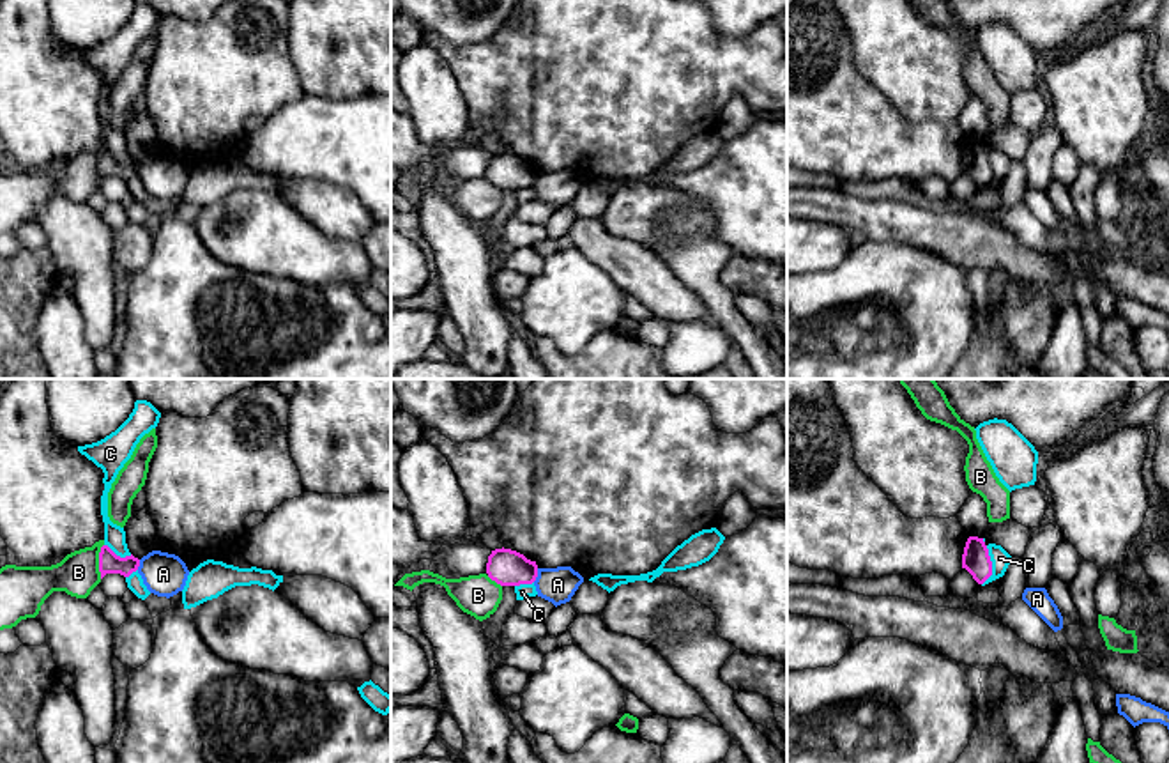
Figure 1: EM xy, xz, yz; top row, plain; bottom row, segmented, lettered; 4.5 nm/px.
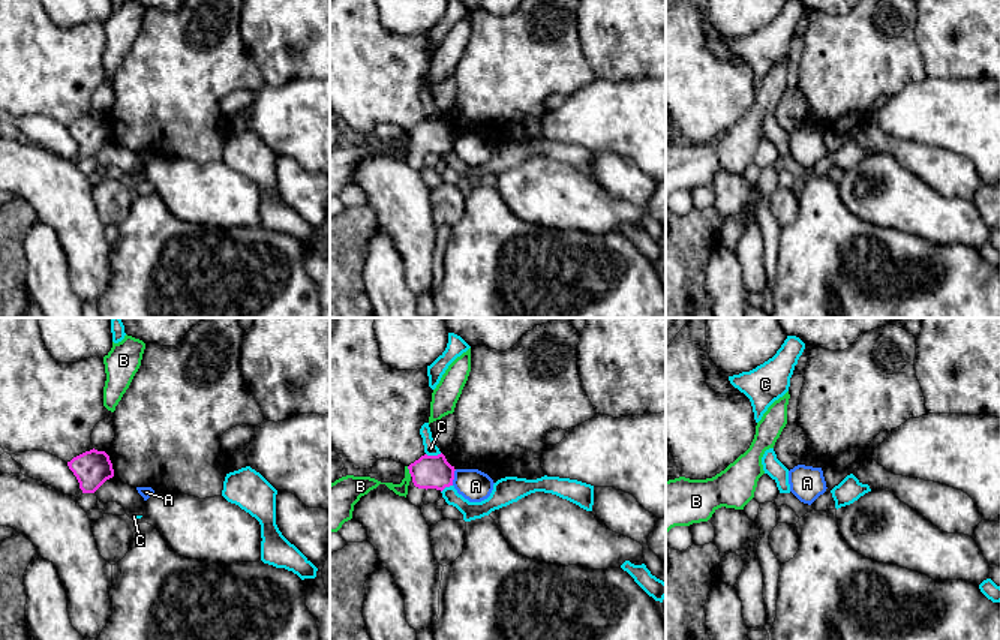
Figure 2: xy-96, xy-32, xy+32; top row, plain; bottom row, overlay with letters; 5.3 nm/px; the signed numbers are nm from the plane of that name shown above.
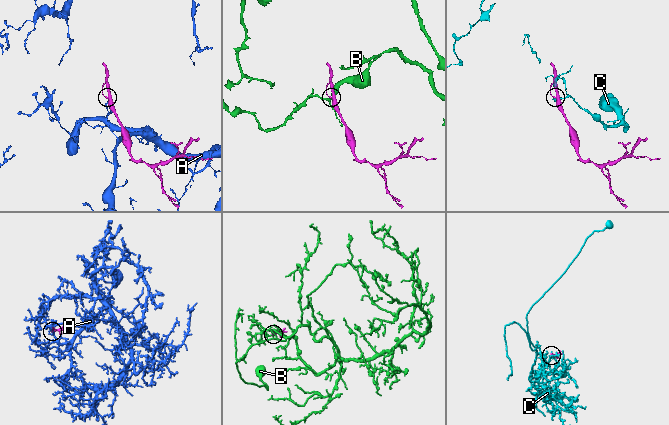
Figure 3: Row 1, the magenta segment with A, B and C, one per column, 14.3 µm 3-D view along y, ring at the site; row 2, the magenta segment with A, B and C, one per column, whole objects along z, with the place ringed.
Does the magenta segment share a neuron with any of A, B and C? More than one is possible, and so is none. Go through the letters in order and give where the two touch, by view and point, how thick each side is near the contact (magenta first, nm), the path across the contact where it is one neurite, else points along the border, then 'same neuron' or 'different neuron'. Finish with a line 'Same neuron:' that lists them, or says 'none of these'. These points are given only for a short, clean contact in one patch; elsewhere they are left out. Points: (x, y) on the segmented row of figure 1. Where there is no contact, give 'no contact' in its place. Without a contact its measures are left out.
A: xz (536, 576) | 170/160 nm | along xz (538, 569), (538, 576), (533, 581) | different neuron
B: xy (99, 562) | 100/190 nm | along xy (103, 544), (99, 578) | different neuron
C: yz (991, 565) | 120/90 nm | different neuron
Same neuron: none of these

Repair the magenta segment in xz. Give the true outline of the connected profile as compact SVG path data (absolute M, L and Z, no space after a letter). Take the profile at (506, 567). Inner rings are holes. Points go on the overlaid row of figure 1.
M502 547L488 556L486 574L500 586L532 584L538 577L538 565L523 554Z

